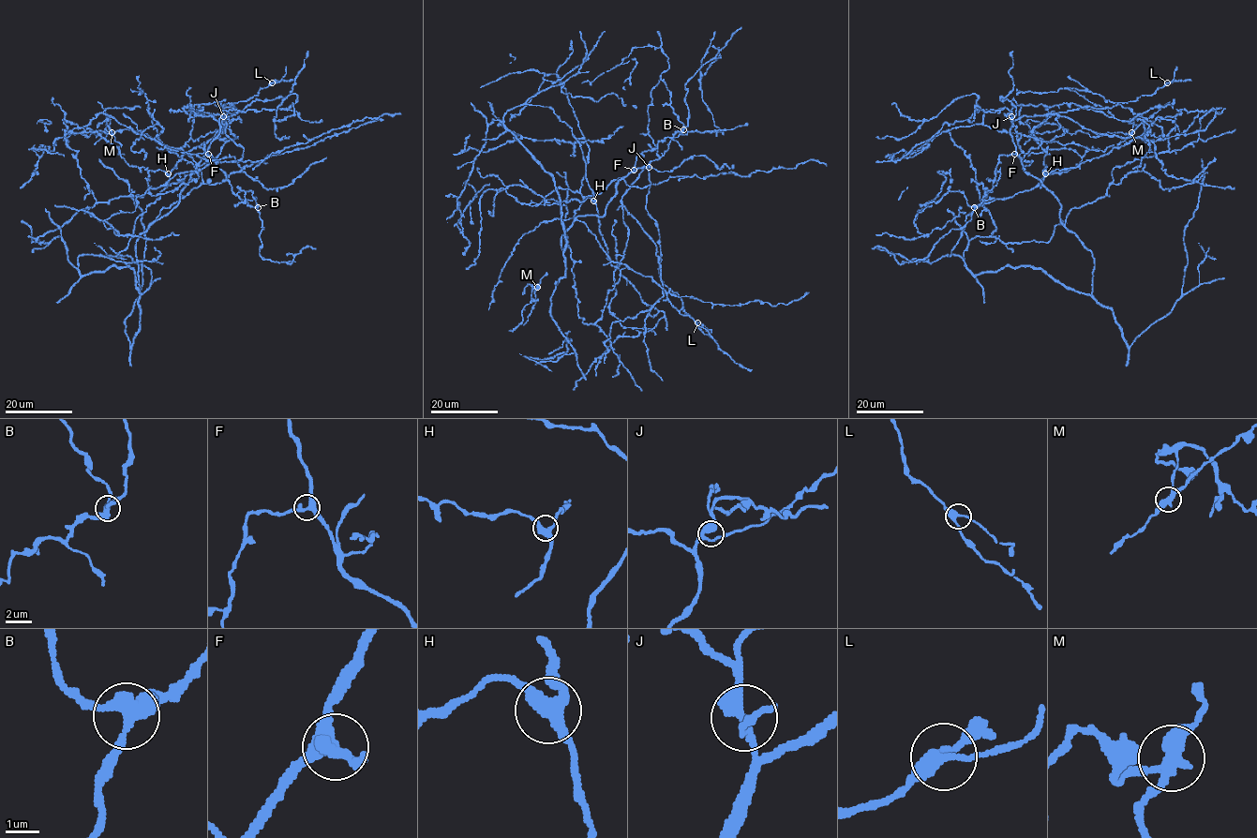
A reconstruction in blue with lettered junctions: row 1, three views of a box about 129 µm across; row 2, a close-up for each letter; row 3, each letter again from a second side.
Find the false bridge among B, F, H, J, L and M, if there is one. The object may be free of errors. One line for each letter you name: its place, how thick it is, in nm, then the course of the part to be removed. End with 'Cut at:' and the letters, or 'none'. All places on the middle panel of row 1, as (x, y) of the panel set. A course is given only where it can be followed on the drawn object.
M: at (537, 287); 360 nm thick
Cut at: M

